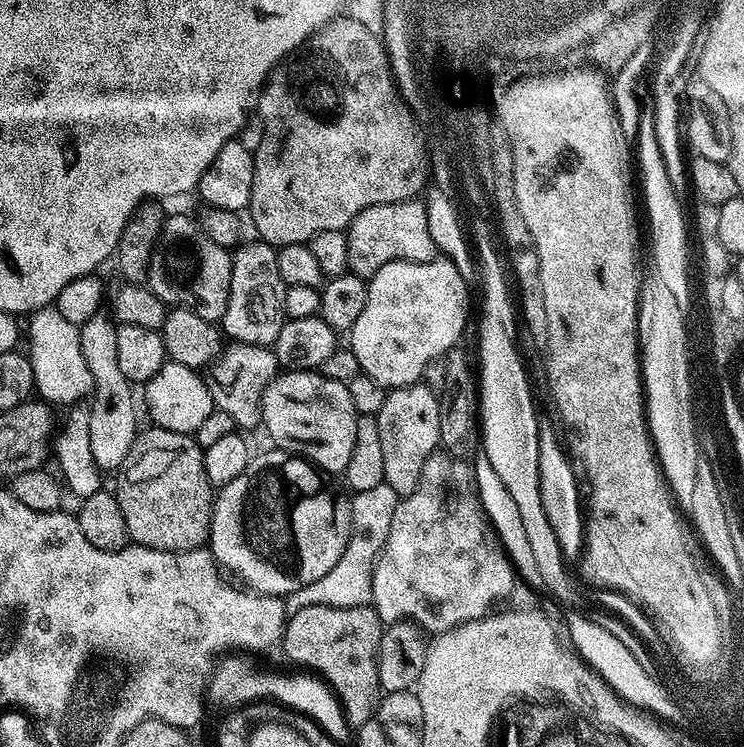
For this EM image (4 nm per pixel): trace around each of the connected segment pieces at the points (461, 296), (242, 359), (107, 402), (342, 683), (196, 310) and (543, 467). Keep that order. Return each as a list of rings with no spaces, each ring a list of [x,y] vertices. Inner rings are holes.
[[[437,258],[430,262],[395,260],[378,270],[367,281],[366,306],[350,333],[350,347],[360,363],[360,371],[385,388],[404,388],[417,383],[431,360],[441,359],[460,340],[464,332],[464,307],[468,304],[465,273],[459,272],[451,260]]]
[[[232,342],[221,351],[218,359],[211,365],[211,372],[208,389],[212,395],[213,405],[219,411],[230,414],[237,429],[259,429],[262,424],[260,419],[262,394],[268,383],[278,374],[275,351],[272,348]]]
[[[97,314],[91,316],[89,320],[85,322],[85,324],[79,325],[82,356],[85,359],[86,366],[89,367],[90,374],[93,376],[92,392],[94,393],[94,395],[91,397],[91,400],[93,399],[92,408],[89,407],[87,409],[88,421],[90,422],[90,450],[92,451],[94,462],[96,463],[97,467],[100,468],[101,473],[104,474],[108,474],[108,472],[115,473],[121,466],[123,466],[126,454],[130,454],[132,444],[134,443],[138,435],[138,427],[136,428],[136,404],[134,401],[132,401],[132,391],[134,391],[134,388],[130,381],[128,381],[128,379],[126,378],[126,374],[122,374],[122,370],[118,370],[118,334],[116,333],[117,327],[118,325],[116,321],[113,320],[111,315],[108,314]]]
[[[315,604],[287,617],[282,649],[294,663],[304,667],[301,669],[315,674],[327,684],[336,693],[349,725],[359,726],[376,713],[382,695],[378,678],[381,631],[380,615],[371,606],[339,608]]]
[[[169,215],[162,226],[160,241],[148,267],[149,288],[162,298],[165,306],[188,308],[198,318],[213,322],[223,321],[226,302],[230,298],[230,274],[233,253],[218,246],[201,231],[197,221],[188,216]]]
[[[546,422],[540,424],[538,478],[542,510],[546,512],[550,530],[554,530],[554,538],[558,538],[558,546],[562,550],[564,559],[568,562],[579,561],[584,551],[585,513],[582,511],[582,488],[575,472],[572,471],[569,453],[563,447],[560,449],[555,430]]]

